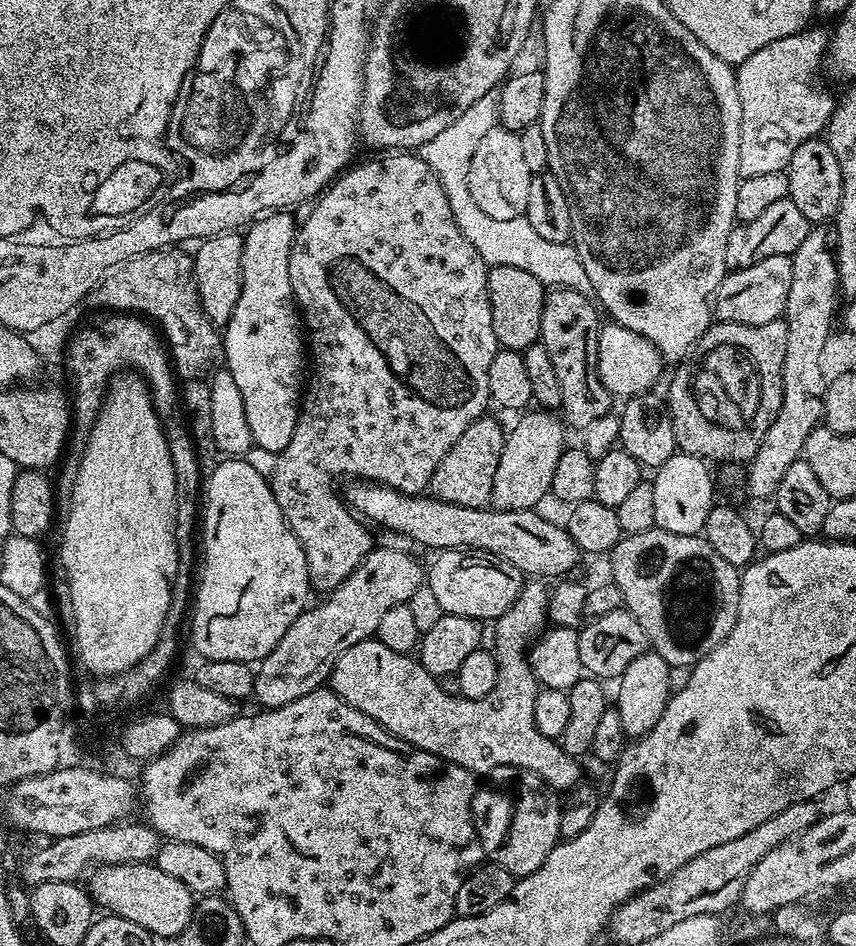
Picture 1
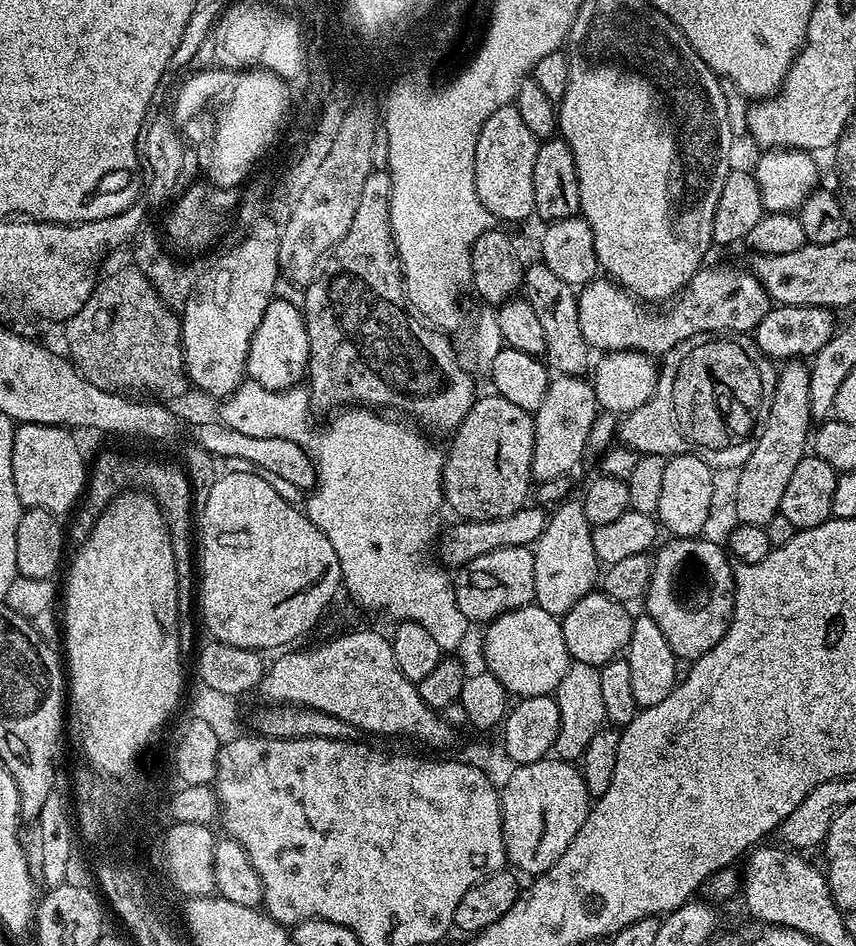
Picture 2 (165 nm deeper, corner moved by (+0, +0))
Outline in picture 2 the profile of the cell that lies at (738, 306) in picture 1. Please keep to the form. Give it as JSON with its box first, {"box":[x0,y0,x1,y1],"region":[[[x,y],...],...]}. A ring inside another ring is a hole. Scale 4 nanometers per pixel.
{"box":[576,267,769,358],"region":[[[701,267],[679,296],[675,297],[667,306],[660,307],[649,306],[645,301],[637,300],[632,293],[607,278],[595,278],[589,281],[588,284],[579,289],[576,298],[578,302],[578,326],[582,326],[582,336],[586,338],[589,349],[601,348],[599,351],[604,354],[614,351],[638,351],[653,358],[660,358],[665,352],[678,347],[680,341],[689,340],[695,336],[723,332],[728,334],[751,333],[758,326],[758,322],[762,322],[762,318],[769,310],[768,291],[764,289],[759,278],[747,267],[708,267]]]}

